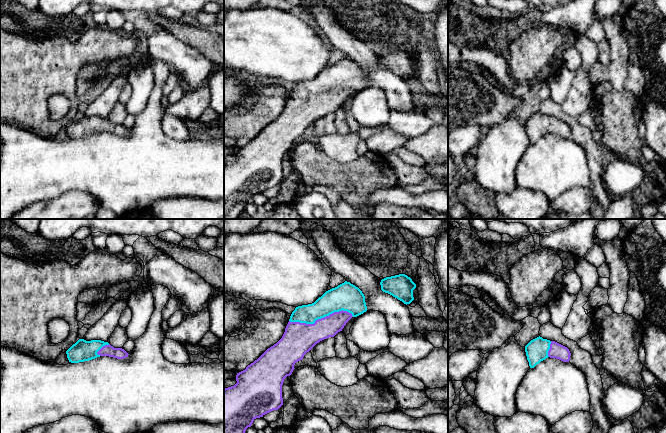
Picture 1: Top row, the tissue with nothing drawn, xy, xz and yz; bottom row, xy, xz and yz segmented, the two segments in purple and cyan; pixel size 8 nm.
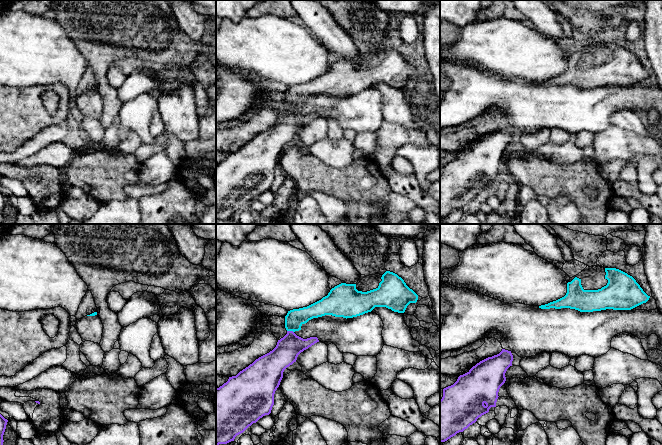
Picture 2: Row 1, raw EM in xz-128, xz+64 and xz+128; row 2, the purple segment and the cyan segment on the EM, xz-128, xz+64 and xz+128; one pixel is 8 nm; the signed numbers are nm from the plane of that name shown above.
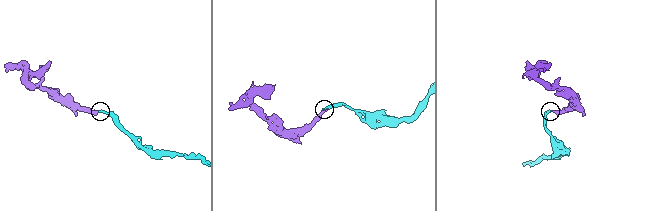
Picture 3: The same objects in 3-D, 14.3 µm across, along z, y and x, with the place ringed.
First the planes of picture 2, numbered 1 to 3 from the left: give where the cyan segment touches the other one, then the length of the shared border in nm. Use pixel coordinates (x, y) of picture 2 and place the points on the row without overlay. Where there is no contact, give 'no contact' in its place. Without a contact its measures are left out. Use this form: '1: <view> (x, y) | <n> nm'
1: no contact
2: xz+64 (290, 107) | 60 nm
3: no contact

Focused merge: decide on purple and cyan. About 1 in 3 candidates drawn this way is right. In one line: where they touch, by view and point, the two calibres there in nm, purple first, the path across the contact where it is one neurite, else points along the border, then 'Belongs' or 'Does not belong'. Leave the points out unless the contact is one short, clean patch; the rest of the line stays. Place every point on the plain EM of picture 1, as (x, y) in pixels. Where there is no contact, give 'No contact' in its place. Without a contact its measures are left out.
Touches purple at xz (321, 94). Thickness 260 nm (purple) against 220 nm. Path across: xz (299, 114), (321, 94), (344, 73). Belongs

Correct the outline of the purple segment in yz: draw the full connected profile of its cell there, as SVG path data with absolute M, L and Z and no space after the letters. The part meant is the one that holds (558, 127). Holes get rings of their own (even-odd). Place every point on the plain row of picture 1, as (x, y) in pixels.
M537 113L525 122L525 128L530 144L534 144L546 134L556 134L563 138L569 138L571 129L569 125L555 117Z

